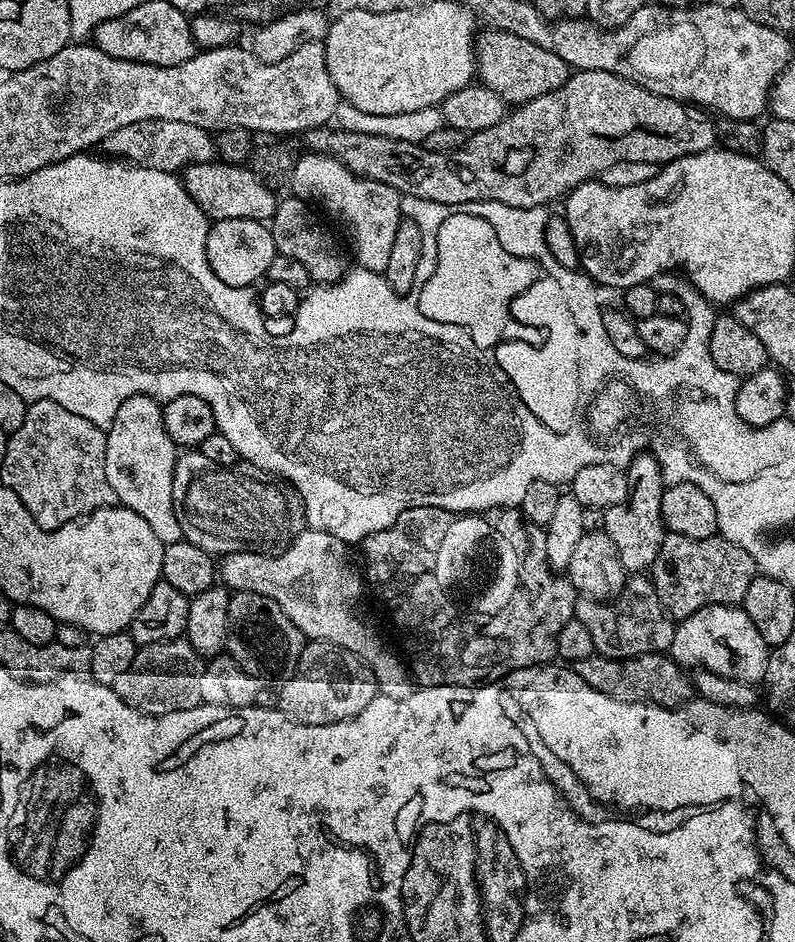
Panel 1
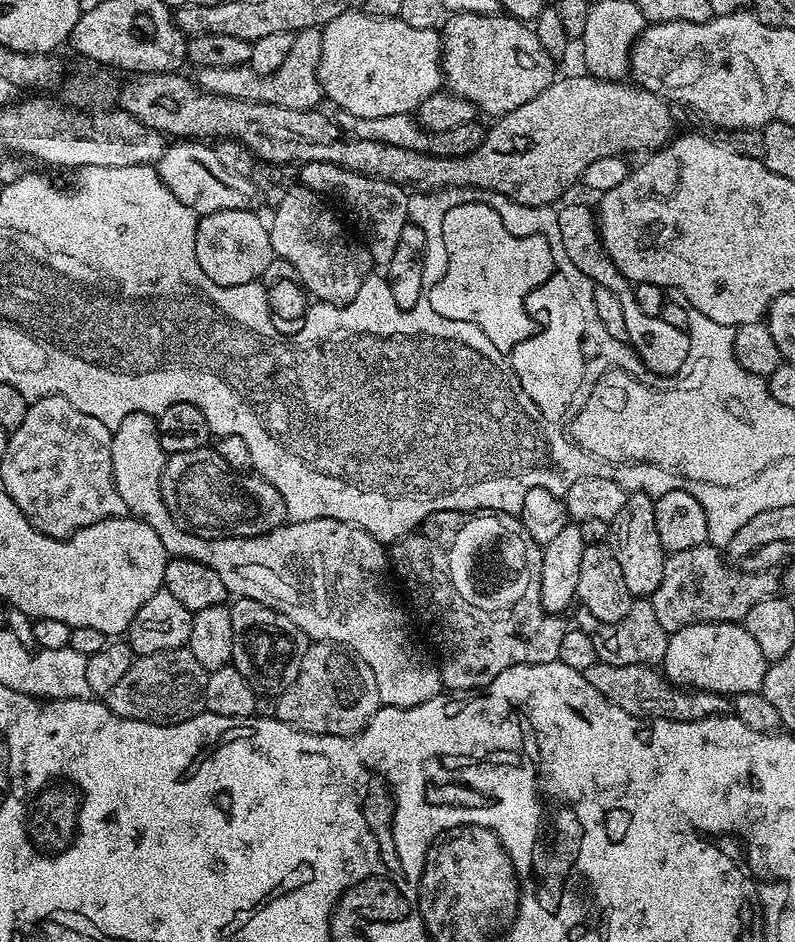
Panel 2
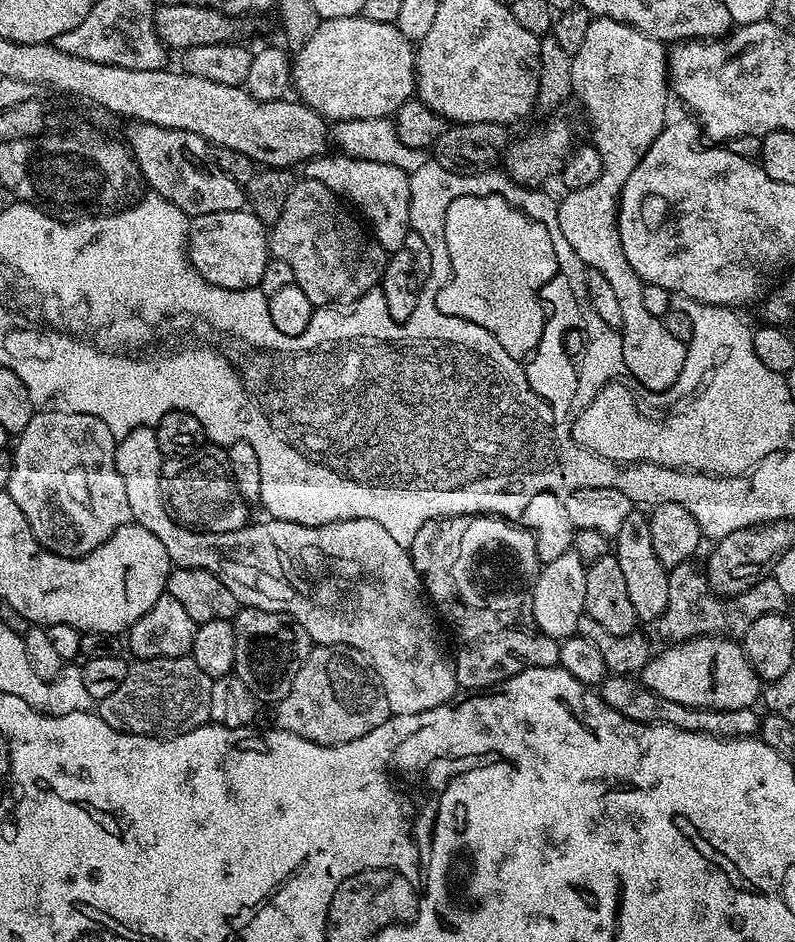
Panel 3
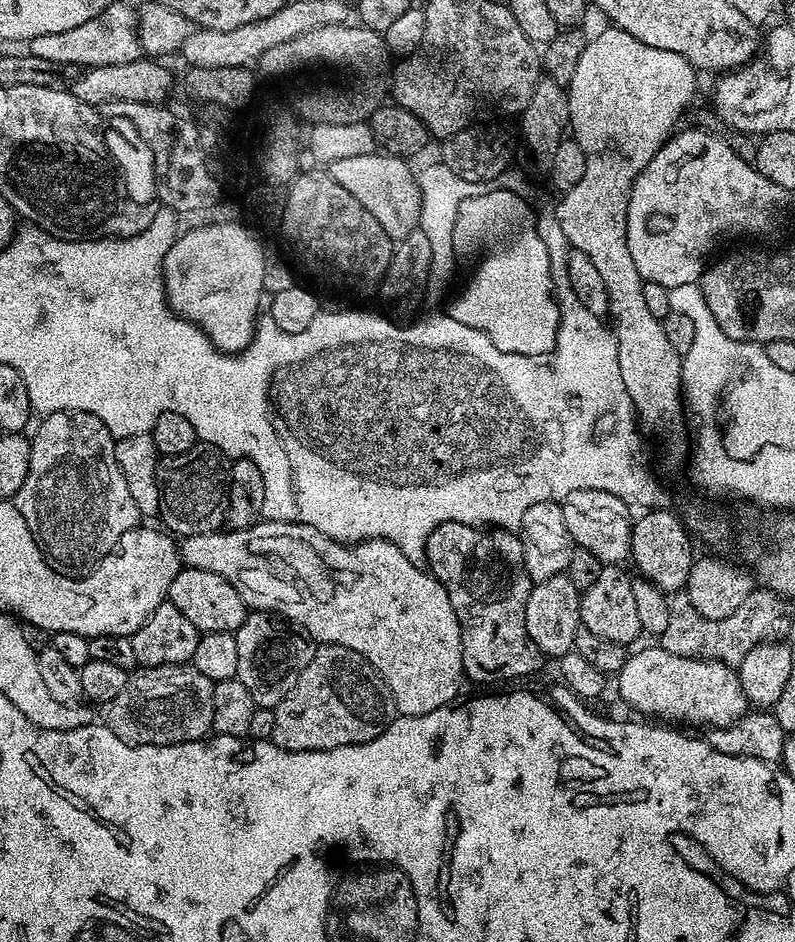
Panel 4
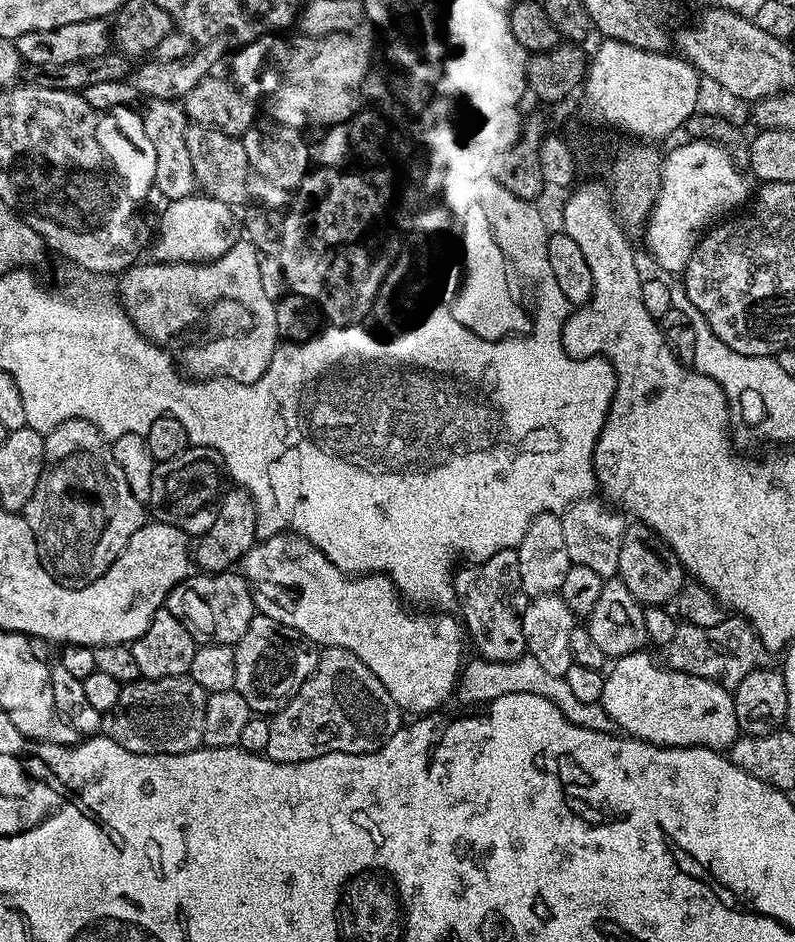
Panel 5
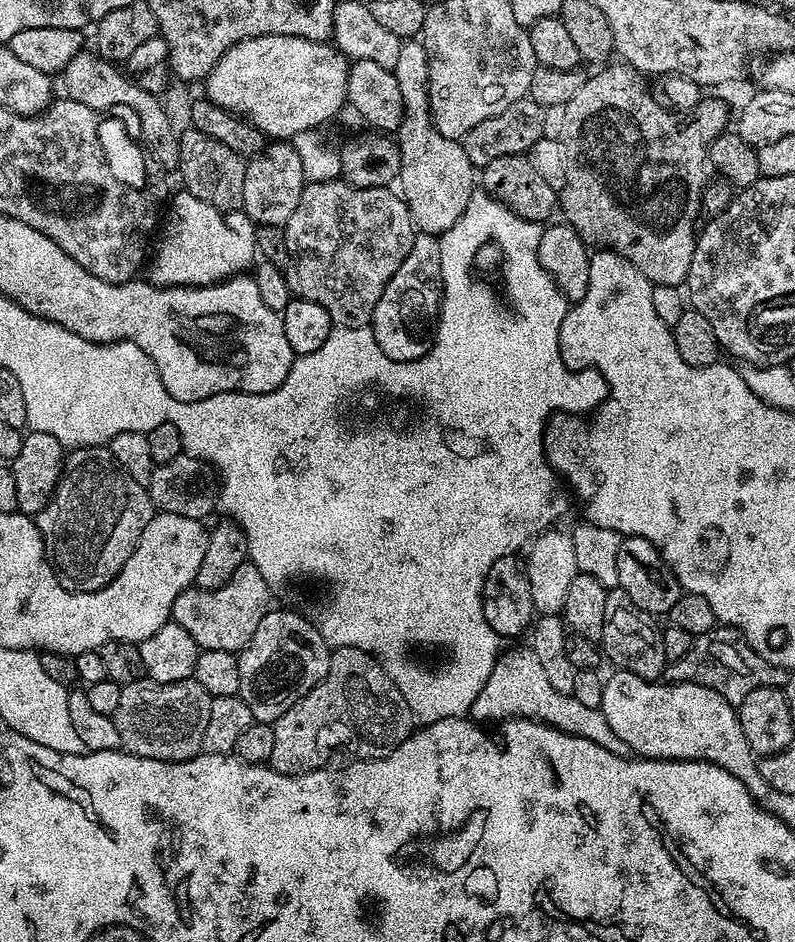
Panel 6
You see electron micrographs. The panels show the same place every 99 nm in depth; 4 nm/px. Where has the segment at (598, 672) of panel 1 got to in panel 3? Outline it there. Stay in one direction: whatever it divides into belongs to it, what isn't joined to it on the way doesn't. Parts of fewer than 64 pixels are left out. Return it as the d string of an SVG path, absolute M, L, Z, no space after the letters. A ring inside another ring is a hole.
M609 675L603 684L599 685L598 694L618 714L630 718L634 722L643 724L665 724L674 726L678 730L686 730L694 734L706 734L714 738L742 738L759 733L761 717L756 716L756 708L748 707L742 710L710 710L709 708L695 708L682 706L682 702L670 702L670 698L662 698L645 688L639 679L632 676Z

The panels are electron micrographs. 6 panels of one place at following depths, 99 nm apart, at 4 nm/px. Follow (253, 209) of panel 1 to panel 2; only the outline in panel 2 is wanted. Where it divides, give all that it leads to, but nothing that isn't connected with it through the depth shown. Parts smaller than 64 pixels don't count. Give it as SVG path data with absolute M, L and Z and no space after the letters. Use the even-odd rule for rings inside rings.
M187 138L169 143L164 150L164 157L156 161L155 170L160 180L197 217L214 214L218 210L249 210L252 203L257 203L256 187L247 176L230 174L218 163L214 150L207 143Z

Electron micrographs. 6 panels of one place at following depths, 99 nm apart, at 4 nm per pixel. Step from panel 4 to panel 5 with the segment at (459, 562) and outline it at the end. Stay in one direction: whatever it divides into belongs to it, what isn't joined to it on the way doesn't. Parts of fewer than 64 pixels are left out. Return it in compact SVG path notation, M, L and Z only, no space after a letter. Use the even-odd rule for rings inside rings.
M507 548L490 558L473 563L471 566L461 567L454 576L454 587L458 597L463 623L465 624L470 640L476 643L476 648L485 660L517 660L527 653L526 634L522 634L522 618L530 597L522 586L522 570L518 562L516 549Z

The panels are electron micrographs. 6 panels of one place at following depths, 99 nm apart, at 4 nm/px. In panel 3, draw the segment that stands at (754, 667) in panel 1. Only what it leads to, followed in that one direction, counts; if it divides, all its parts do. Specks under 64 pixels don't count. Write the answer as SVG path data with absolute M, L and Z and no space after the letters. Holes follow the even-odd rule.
M696 636L692 640L684 640L681 644L665 647L664 656L653 655L642 673L645 688L662 698L670 698L670 702L682 702L682 706L709 708L710 710L742 710L755 705L762 696L762 681L750 666L743 647L732 638L718 636Z

